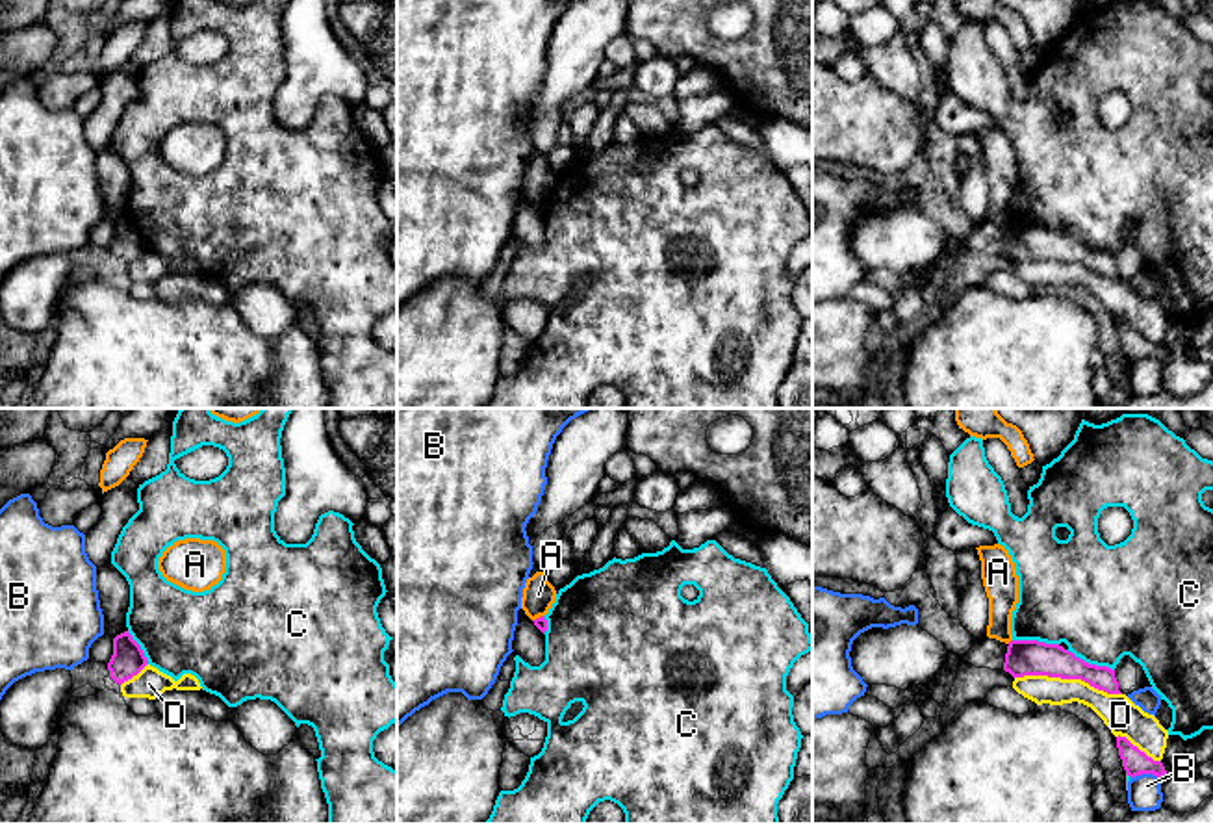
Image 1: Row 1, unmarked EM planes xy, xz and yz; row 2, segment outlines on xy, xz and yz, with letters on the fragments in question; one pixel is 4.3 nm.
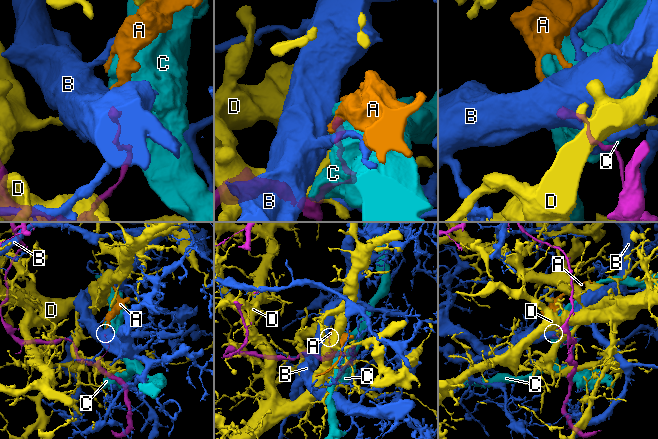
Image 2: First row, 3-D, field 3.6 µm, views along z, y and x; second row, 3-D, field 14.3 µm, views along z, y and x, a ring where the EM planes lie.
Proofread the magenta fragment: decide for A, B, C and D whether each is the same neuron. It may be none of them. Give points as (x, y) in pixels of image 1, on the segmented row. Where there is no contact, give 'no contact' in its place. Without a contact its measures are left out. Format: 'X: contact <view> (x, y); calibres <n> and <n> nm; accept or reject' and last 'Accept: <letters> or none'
A: contact xz (540, 617); calibres 50 and 140 nm; reject
B: contact yz (1145, 772); calibres 110 and 140 nm; reject
C: contact yz (1091, 665); calibres 150 and 440 nm; reject
D: contact yz (1069, 678); calibres 160 and 140 nm; reject
Accept: none

